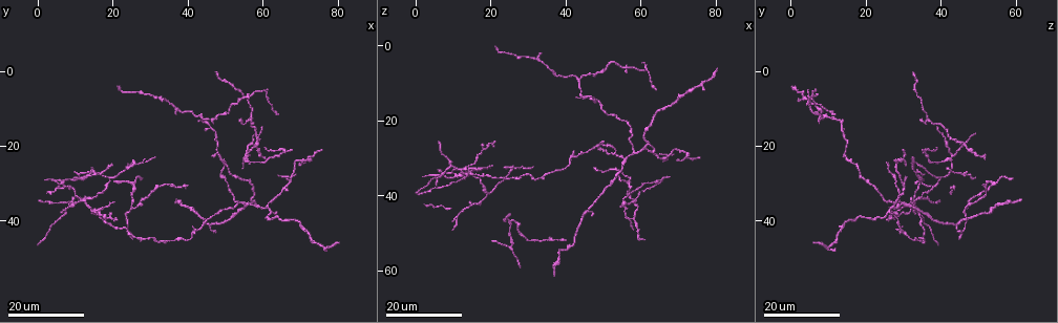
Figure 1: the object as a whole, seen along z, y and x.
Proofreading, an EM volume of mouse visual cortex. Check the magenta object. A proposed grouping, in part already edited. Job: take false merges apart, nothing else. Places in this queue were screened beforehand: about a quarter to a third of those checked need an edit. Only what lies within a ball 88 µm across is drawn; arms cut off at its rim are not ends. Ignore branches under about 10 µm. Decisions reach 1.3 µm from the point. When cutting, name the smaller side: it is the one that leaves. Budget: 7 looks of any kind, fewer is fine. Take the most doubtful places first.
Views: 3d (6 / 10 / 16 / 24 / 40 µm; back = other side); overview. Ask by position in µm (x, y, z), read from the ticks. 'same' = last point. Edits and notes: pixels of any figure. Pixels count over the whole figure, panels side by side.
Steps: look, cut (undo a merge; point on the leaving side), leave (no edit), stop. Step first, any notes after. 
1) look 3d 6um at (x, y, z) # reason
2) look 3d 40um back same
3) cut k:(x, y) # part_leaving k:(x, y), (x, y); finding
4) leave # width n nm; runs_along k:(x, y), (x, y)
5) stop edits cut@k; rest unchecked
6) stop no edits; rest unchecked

look 3d 16um at (11.5, 34.0, 33.5) # four-way junction

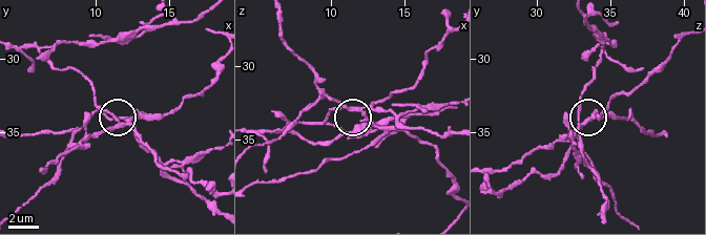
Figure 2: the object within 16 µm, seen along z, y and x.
look 3d 6um at (11.8, 34.4, 33.0) # zoom in

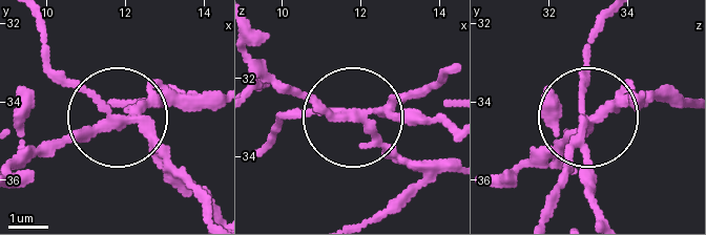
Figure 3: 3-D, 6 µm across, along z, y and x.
cut 3:(194, 186) # arms 4; part_leaving 3:(157, 145), (146, 111), (216, 99); two cells meet here

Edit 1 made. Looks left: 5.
look 3d 24um at (15.5, 38.5, 34.0) # calibre changes

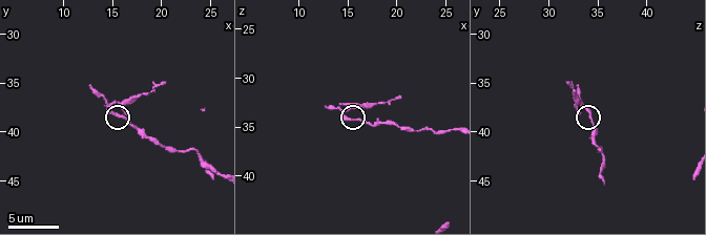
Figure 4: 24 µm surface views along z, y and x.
look 3d 6um at (15.6, 38.2, 34.4)

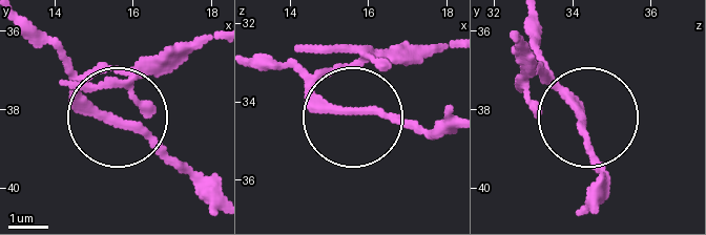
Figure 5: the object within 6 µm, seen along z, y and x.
leave # runs_along 5:(443, 123), (413, 130), (344, 110), (296, 66); continuous, no second cell

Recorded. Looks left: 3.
look 3d 16um at (57.0, 13.5, 38.0) # sudden change in width

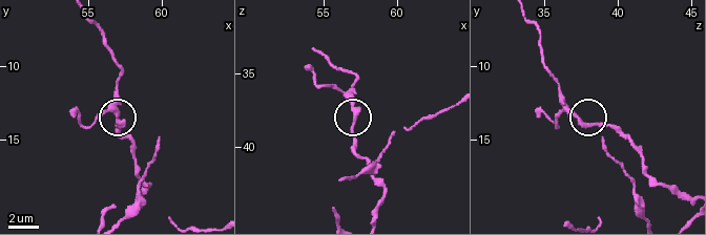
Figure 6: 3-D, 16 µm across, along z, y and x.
look 3d 10um at (57.0, 13.8, 37.4)

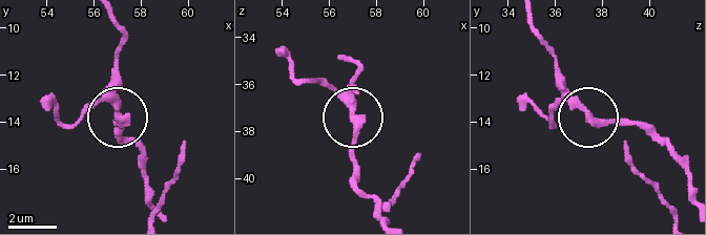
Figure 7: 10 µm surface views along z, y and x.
leave # continuous, no second cell

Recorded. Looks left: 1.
stop edits cut@3; rest unchecked

